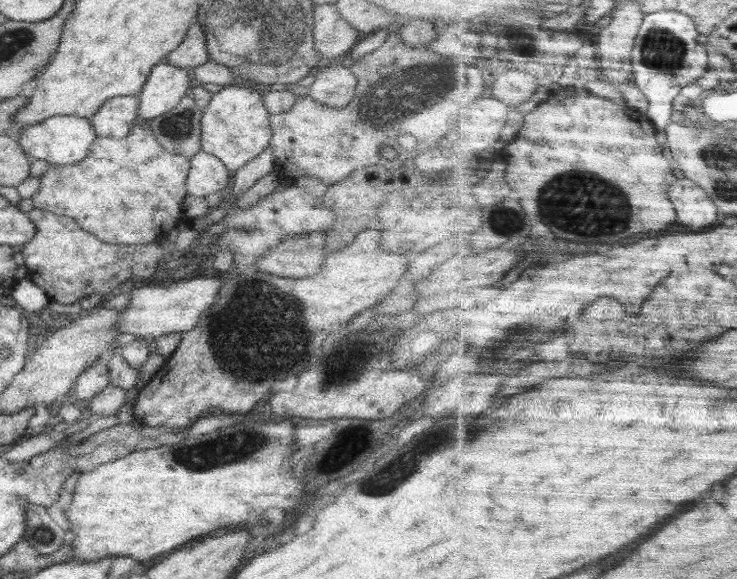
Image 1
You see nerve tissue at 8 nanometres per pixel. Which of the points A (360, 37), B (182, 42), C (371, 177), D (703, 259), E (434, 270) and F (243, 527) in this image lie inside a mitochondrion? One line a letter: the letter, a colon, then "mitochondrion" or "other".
A: other
B: other
C: other
D: other
E: other
F: other

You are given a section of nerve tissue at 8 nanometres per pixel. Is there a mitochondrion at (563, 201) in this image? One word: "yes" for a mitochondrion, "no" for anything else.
yes

